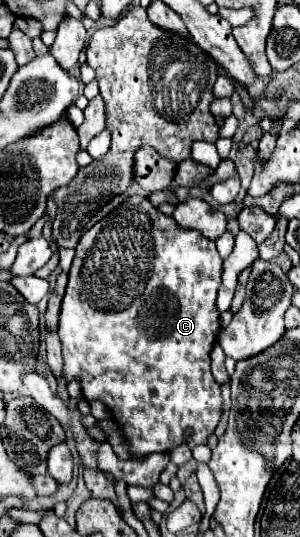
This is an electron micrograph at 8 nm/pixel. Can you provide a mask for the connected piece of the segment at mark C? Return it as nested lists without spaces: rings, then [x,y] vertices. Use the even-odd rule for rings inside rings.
[[[142,196],[126,198],[112,214],[108,214],[106,218],[96,222],[88,232],[84,232],[76,246],[76,256],[70,268],[70,278],[68,278],[66,294],[62,300],[60,324],[58,324],[58,334],[62,340],[62,358],[64,358],[62,374],[66,382],[80,380],[80,390],[82,390],[84,400],[88,402],[100,400],[112,412],[112,418],[120,426],[132,458],[146,458],[154,452],[164,452],[164,454],[172,452],[176,446],[184,444],[186,428],[194,430],[194,434],[186,440],[190,450],[196,448],[198,444],[206,444],[208,436],[214,434],[214,428],[222,416],[220,386],[216,384],[210,372],[210,352],[220,330],[220,312],[216,308],[220,274],[222,274],[222,258],[216,250],[216,244],[212,240],[204,240],[204,236],[200,236],[200,232],[196,230],[180,228],[172,216],[164,216],[148,198],[142,198]]]

